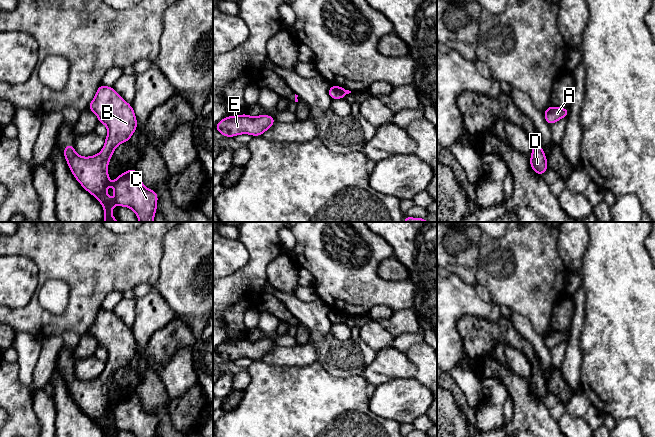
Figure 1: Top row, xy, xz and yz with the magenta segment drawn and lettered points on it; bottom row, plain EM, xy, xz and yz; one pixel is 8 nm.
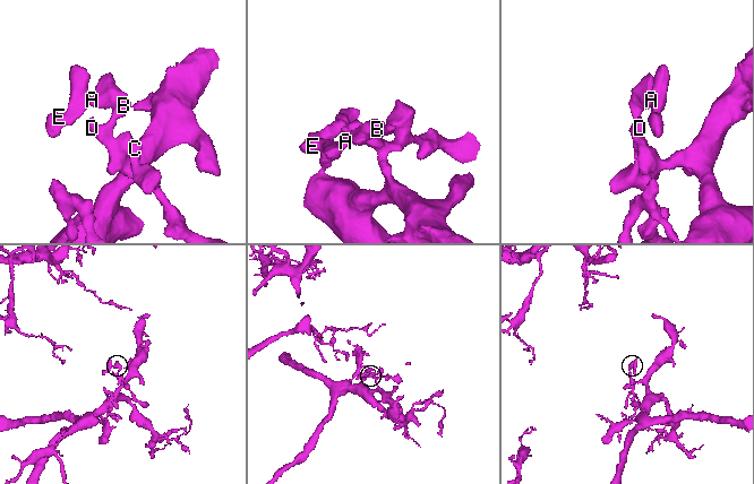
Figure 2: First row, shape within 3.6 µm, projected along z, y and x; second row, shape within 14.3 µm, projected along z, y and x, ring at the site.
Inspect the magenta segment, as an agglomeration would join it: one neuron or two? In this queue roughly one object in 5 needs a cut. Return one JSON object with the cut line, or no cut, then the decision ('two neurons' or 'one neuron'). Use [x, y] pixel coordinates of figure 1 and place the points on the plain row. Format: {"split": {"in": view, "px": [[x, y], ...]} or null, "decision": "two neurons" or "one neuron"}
{"split": null, "decision": "one neuron"}

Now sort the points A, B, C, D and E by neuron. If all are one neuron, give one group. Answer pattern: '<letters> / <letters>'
A B C D E

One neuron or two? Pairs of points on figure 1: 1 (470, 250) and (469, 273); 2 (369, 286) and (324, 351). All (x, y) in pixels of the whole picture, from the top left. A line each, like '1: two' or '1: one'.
1: one
2: two

